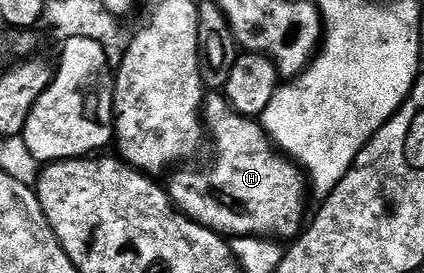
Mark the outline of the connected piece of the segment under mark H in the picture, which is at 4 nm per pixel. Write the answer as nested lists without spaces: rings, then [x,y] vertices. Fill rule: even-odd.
[[[211,94],[204,99],[203,123],[210,143],[211,140],[215,143],[215,161],[204,172],[179,170],[170,177],[169,195],[176,208],[190,220],[197,221],[224,238],[257,236],[276,242],[294,241],[304,231],[303,215],[307,212],[307,196],[309,197],[309,181],[303,169],[276,148],[258,119],[237,114],[226,95]]]

